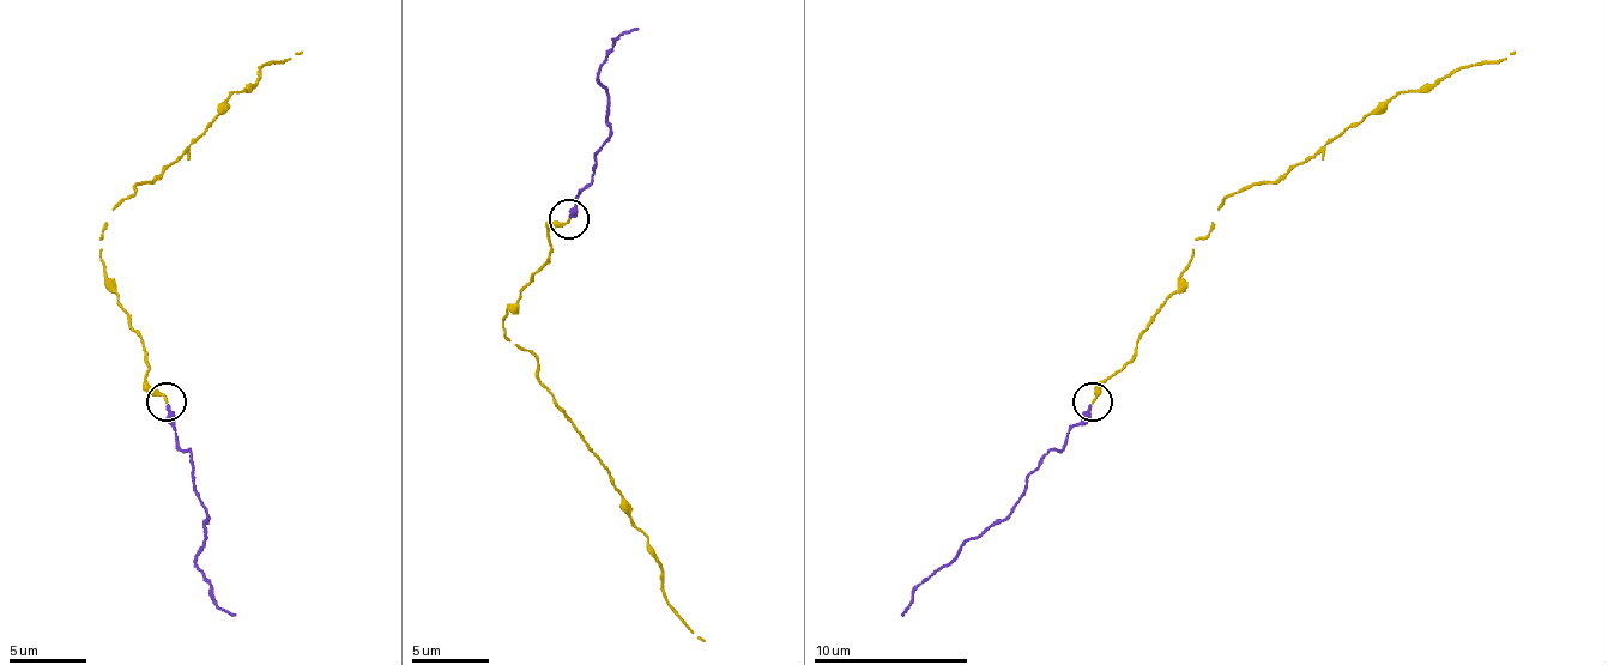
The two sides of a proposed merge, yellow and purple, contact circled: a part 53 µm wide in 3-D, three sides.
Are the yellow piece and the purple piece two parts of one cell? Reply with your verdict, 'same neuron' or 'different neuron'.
same neuron

